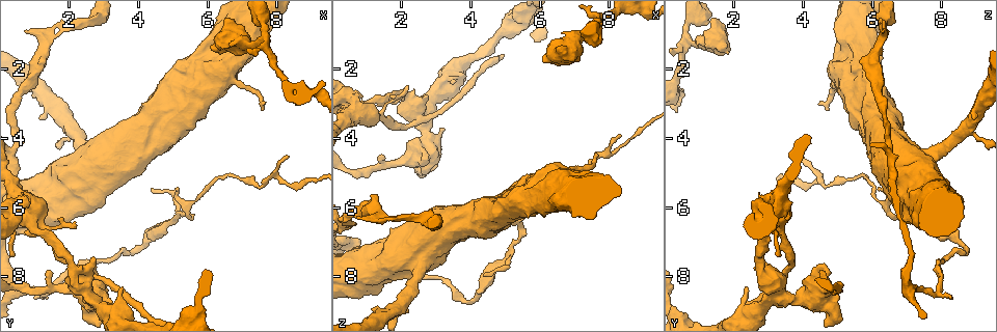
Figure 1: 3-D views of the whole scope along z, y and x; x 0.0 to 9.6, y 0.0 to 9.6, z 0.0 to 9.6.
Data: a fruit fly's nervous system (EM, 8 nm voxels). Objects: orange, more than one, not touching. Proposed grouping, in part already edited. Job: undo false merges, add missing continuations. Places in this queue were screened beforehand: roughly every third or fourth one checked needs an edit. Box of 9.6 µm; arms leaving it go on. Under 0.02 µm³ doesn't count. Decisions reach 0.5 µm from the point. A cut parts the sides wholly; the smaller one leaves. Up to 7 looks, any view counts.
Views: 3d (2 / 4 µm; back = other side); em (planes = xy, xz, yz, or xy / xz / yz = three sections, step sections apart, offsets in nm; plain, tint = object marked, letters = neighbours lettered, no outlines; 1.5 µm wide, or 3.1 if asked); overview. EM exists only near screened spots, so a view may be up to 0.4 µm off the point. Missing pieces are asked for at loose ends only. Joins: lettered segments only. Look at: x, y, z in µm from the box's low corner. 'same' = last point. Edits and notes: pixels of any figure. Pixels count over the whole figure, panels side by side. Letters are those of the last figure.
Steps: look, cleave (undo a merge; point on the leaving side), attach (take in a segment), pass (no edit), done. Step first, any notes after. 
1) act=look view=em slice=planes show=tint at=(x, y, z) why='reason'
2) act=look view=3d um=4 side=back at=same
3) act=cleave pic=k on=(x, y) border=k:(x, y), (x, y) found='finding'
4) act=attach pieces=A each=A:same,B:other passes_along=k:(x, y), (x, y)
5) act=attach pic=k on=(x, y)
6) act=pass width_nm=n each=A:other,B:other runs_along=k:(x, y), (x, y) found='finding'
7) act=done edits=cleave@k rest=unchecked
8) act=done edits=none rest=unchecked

act=look view=em slice=xy step=8 show=letters at=(5.50, 6.35, 6.70)

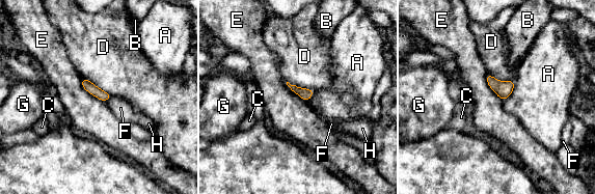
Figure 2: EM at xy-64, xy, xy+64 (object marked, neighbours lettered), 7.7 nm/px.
act=pass each=A:other,B:other,C:other,D:other,E:other,F:other,G:other,H:other border=2:(81, 78), (81, 85), (104, 102) found='one neuron here'

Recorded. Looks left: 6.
act=look view=em slice=xy step=4 show=tint at=(8.35, 4.50, 3.95)

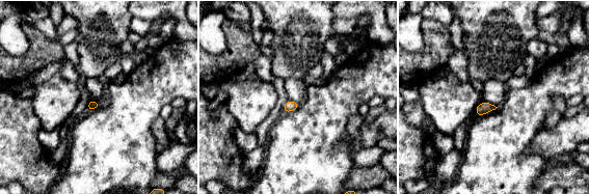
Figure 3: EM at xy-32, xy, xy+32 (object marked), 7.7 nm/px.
act=look view=em slice=yz step=8 show=letters at=same

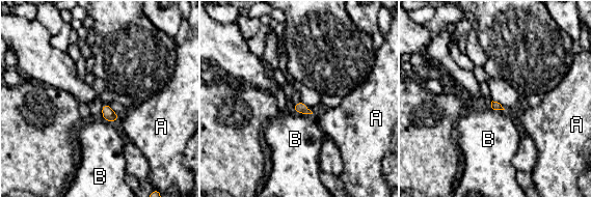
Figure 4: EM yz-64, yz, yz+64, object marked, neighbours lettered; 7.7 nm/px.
act=pass each=A:other,B:other border=4:(294, 111), (312, 114) found='none of them fits'

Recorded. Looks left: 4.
act=look view=3d um=2 at=(4.40, 5.40, 8.00) why='tapers out'

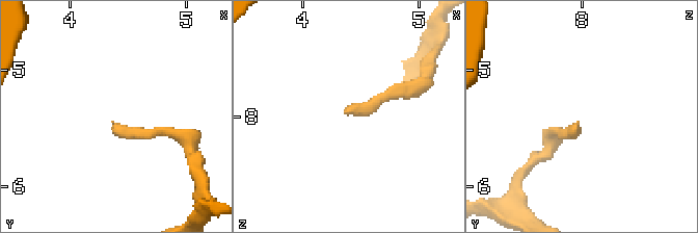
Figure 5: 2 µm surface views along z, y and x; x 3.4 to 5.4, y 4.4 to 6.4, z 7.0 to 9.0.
act=look view=em slice=planes show=letters at=(4.38, 5.46, 7.94)

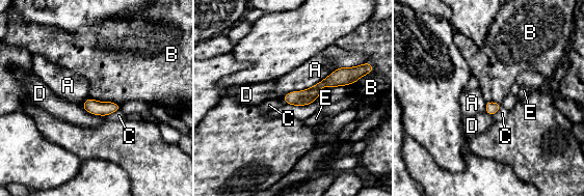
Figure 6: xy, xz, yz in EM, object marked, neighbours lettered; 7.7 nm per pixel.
act=pass width_nm=100 each=A:other,B:other,C:other,D:other,E:other found='none of them fits'

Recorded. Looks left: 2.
act=done edits=none rest=unchecked

